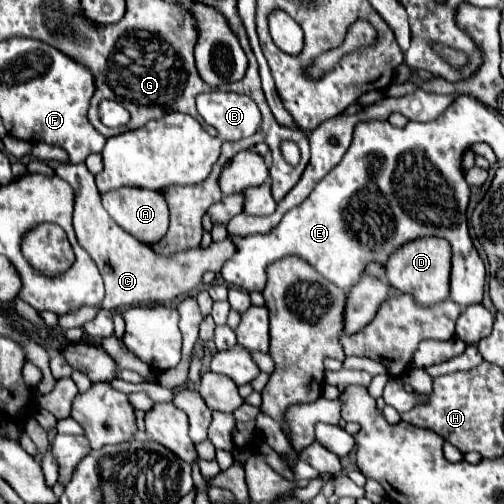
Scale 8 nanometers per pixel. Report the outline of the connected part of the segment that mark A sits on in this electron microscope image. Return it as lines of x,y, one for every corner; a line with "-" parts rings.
117,189
113,193
101,195
101,199
103,199
103,207
117,221
117,225
123,227
127,233
131,233
133,237
137,237
137,241
151,245
157,243
167,233
169,211
161,193
153,193
145,189

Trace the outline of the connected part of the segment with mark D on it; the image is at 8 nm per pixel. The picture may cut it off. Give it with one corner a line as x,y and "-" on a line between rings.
423,237
399,247
387,261
389,283
411,295
419,305
431,307
449,299
449,273
451,273
451,245
439,237

